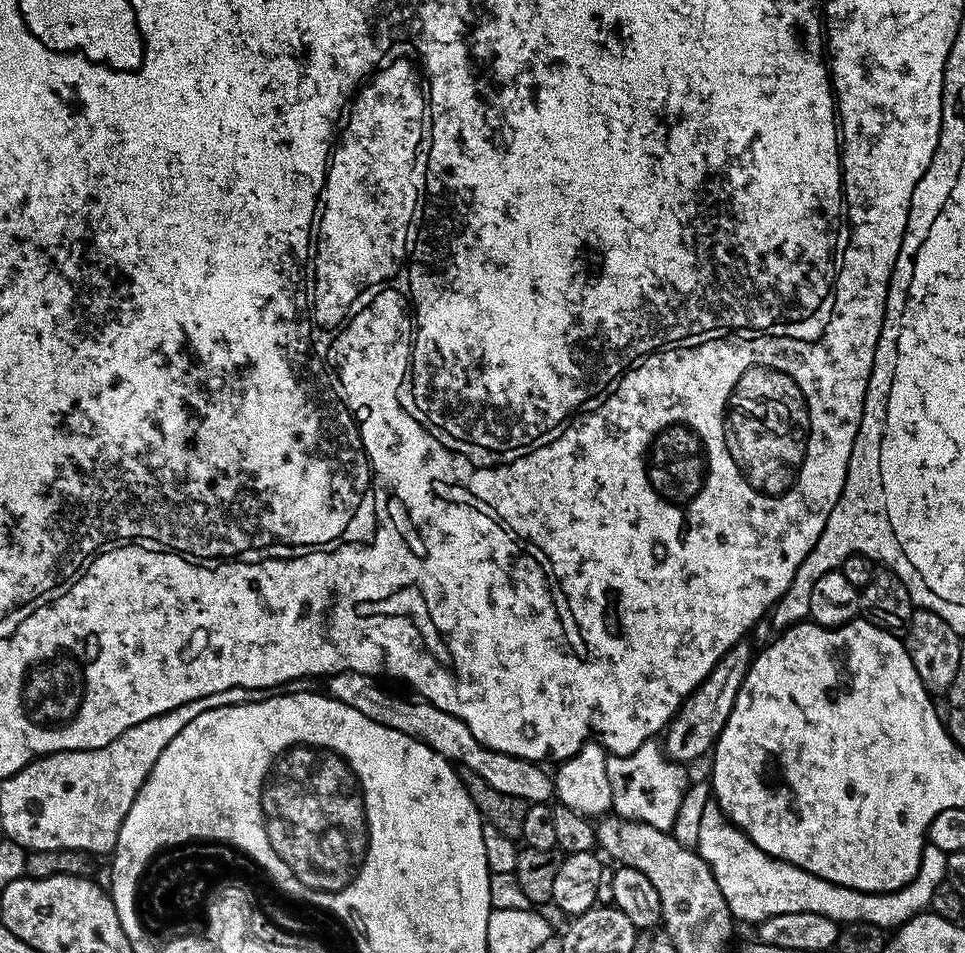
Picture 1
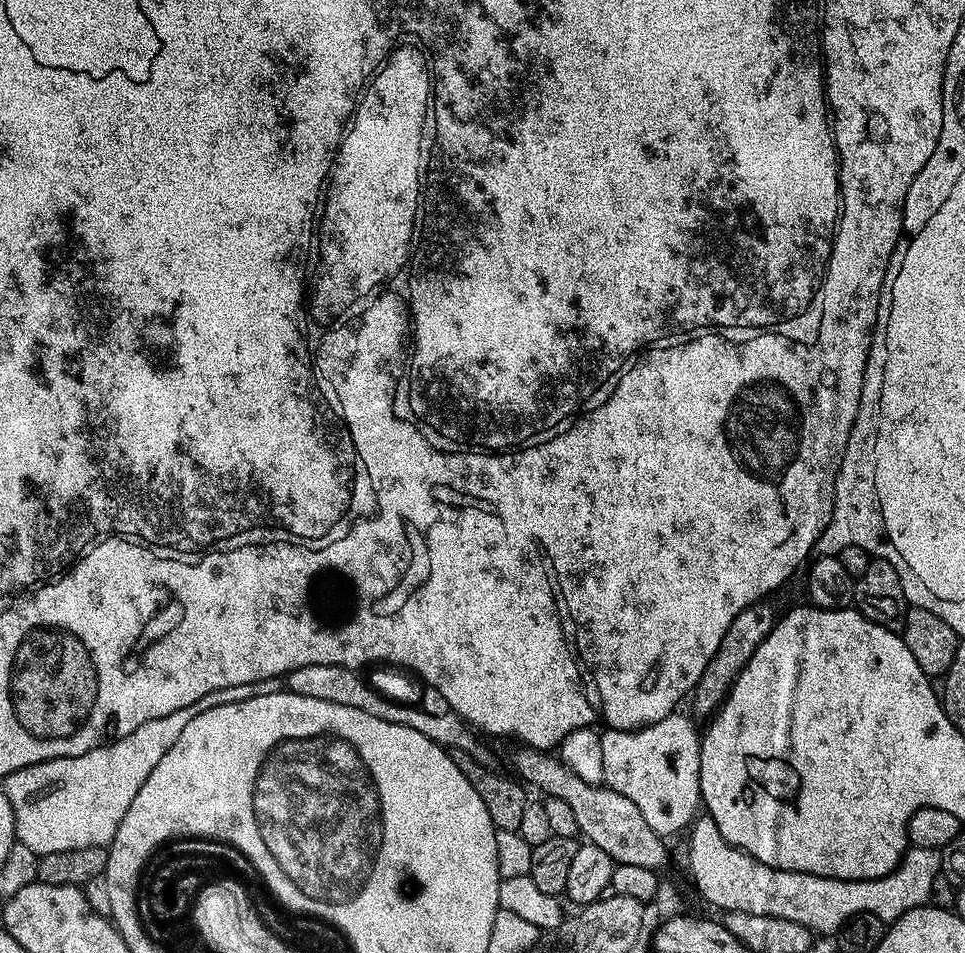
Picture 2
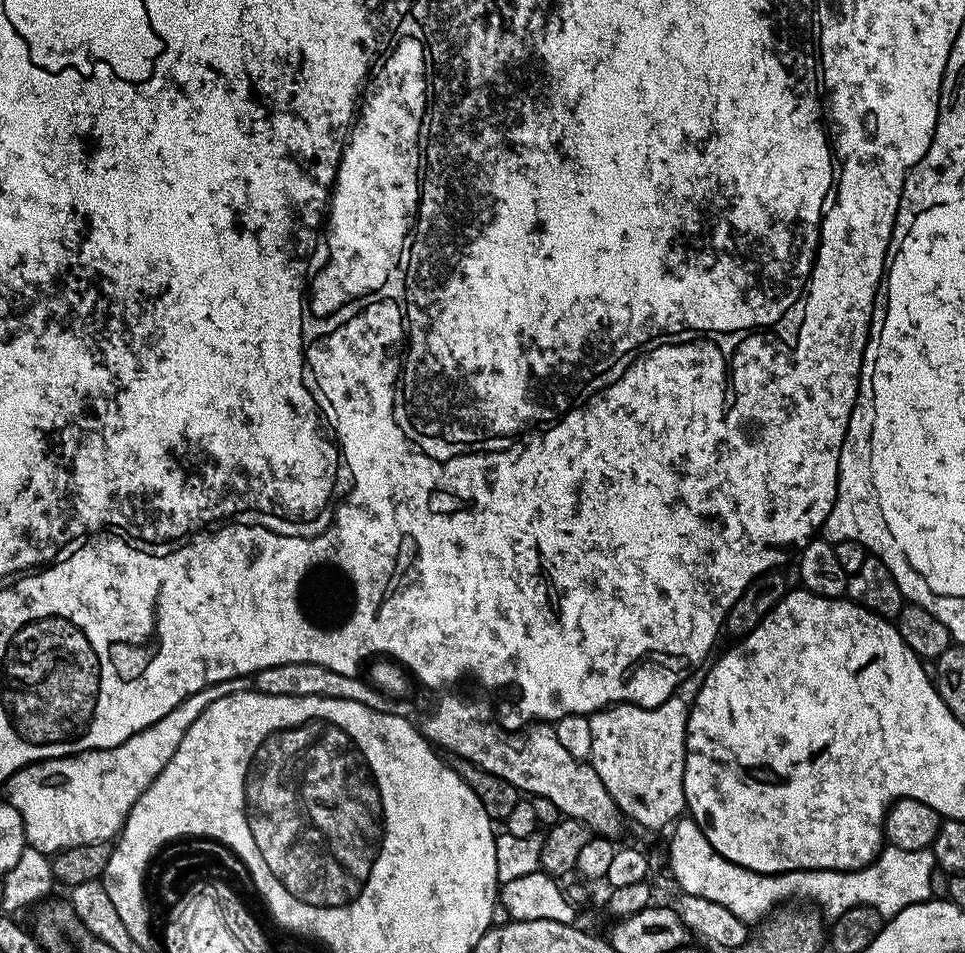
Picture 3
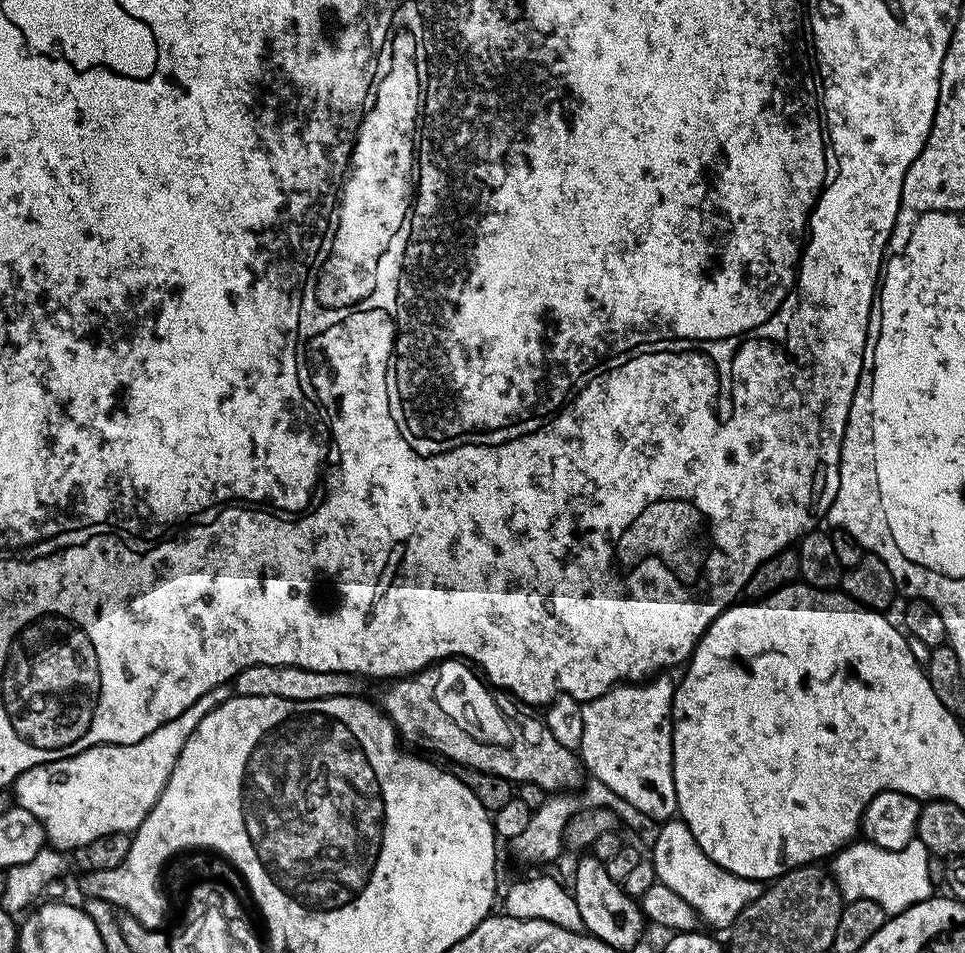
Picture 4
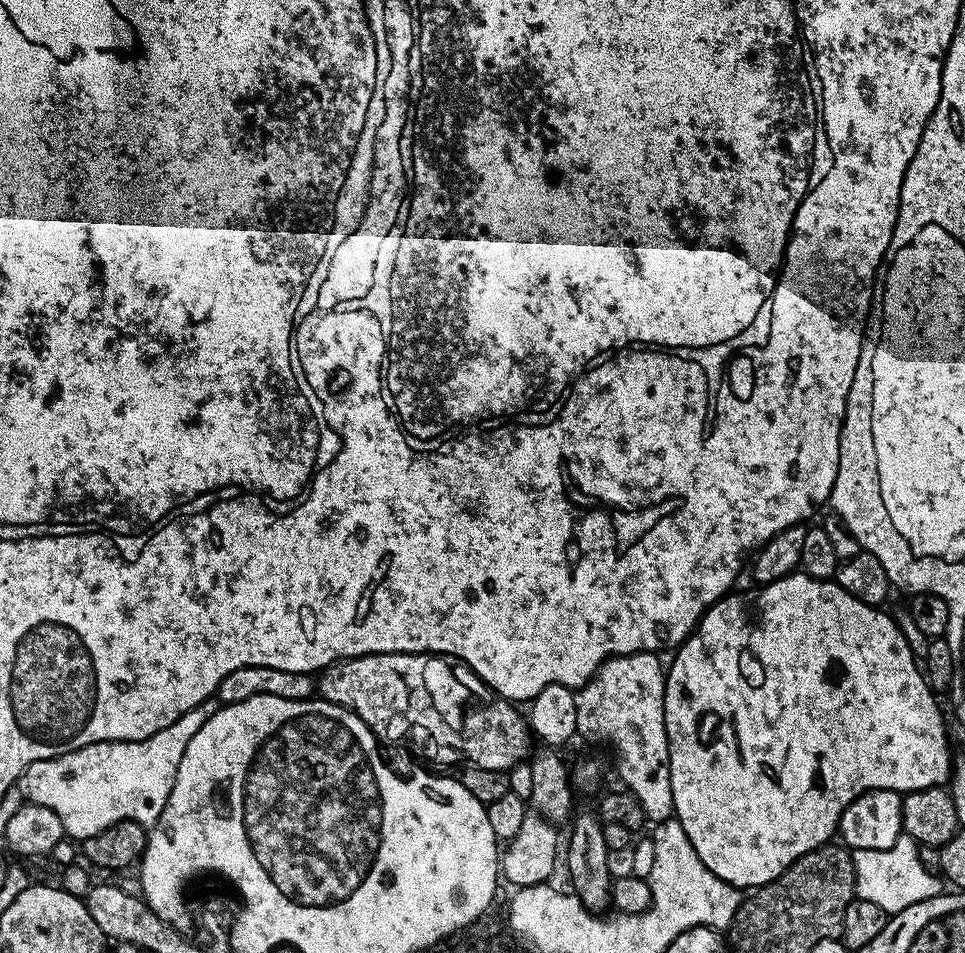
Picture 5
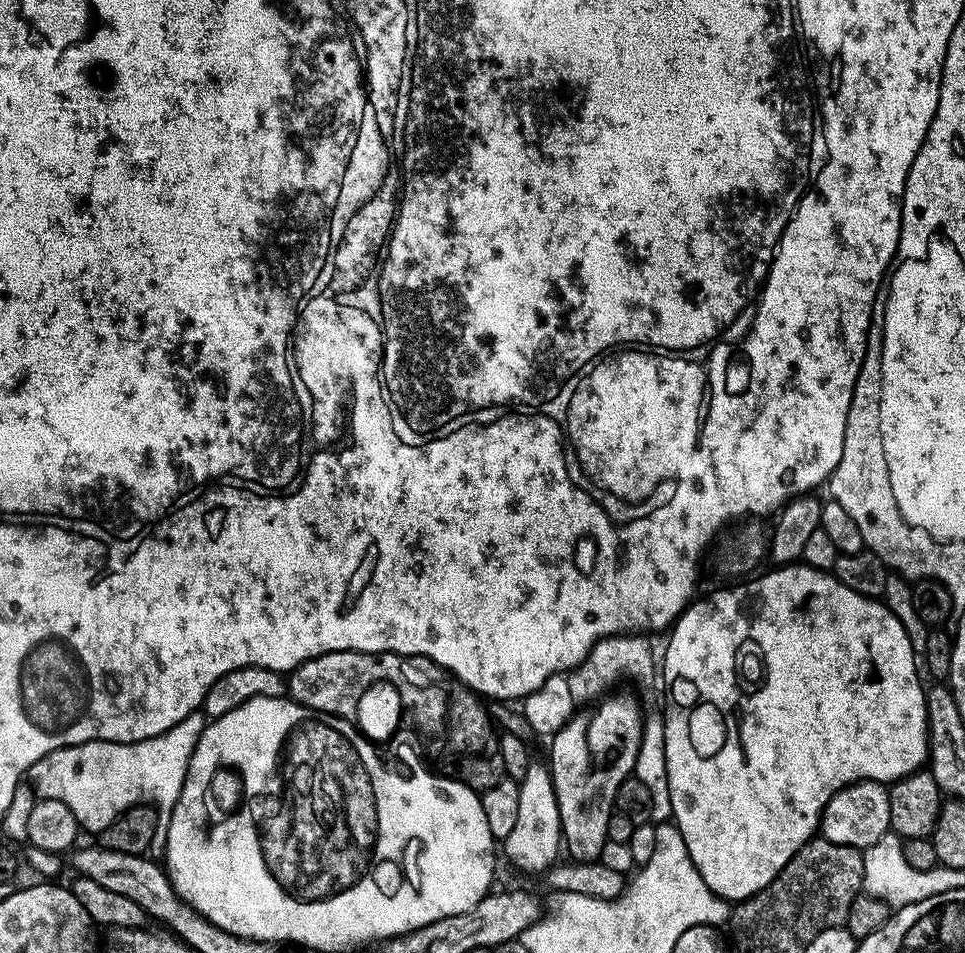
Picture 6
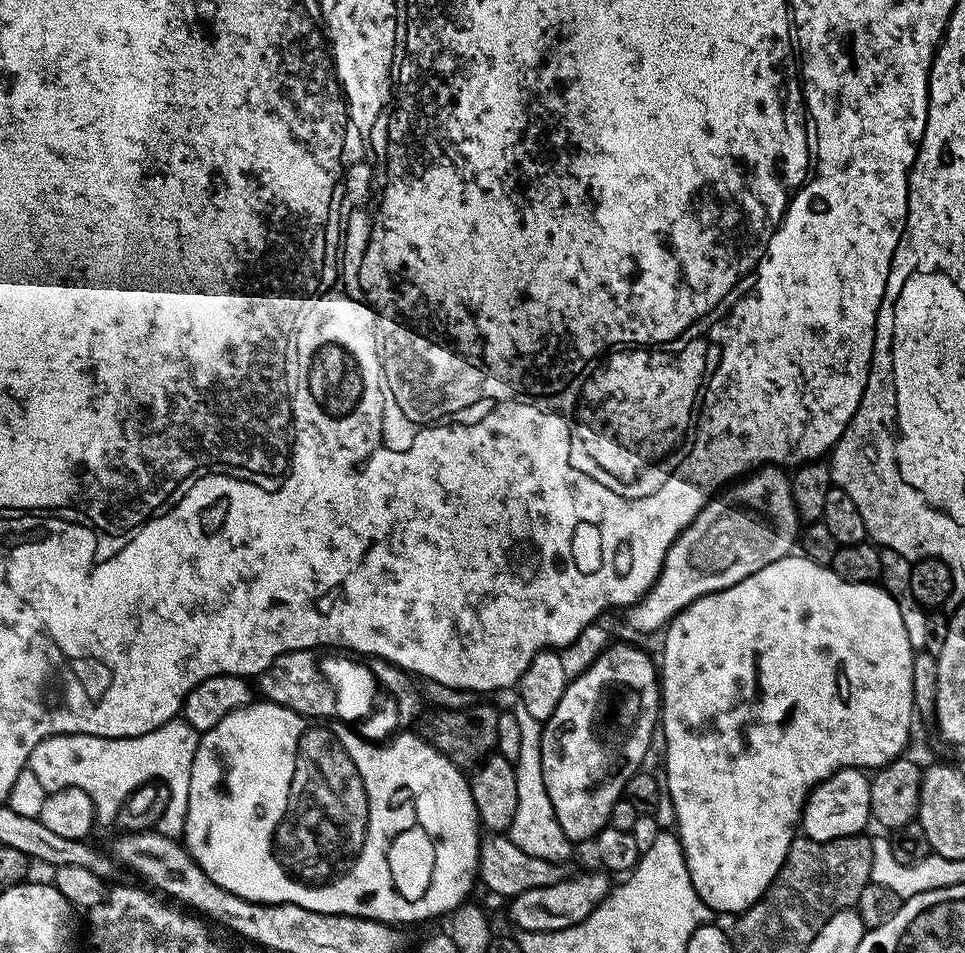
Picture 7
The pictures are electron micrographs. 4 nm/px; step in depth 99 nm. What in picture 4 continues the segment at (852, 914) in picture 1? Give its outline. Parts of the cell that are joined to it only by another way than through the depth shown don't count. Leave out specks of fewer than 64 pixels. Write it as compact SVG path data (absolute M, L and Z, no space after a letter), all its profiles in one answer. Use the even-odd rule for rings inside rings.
M671 818L661 823L658 830L658 838L650 845L650 859L656 867L656 879L661 884L670 886L674 894L690 902L697 917L716 928L731 929L732 924L742 914L750 902L758 899L762 891L761 881L742 878L738 874L730 874L718 862L714 862L694 842L694 834L685 826L679 818ZM918 838L902 846L902 850L882 850L876 844L853 842L836 853L830 871L845 901L878 902L884 912L895 914L905 912L918 902L932 899L934 887L927 865L929 855L928 848Z

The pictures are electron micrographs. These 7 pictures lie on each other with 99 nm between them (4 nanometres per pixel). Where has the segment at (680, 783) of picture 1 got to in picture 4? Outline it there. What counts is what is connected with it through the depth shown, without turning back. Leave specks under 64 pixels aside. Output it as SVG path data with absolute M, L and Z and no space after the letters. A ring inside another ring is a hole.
M657 674L643 682L621 682L616 687L611 688L606 694L602 694L593 700L585 700L581 703L582 710L582 742L578 749L578 755L583 771L589 772L592 780L602 782L604 786L610 786L618 798L626 798L626 802L631 802L642 814L649 814L650 817L658 821L666 821L677 815L676 810L676 791L674 790L674 766L672 765L672 699L676 693L677 681L671 680L671 675Z

